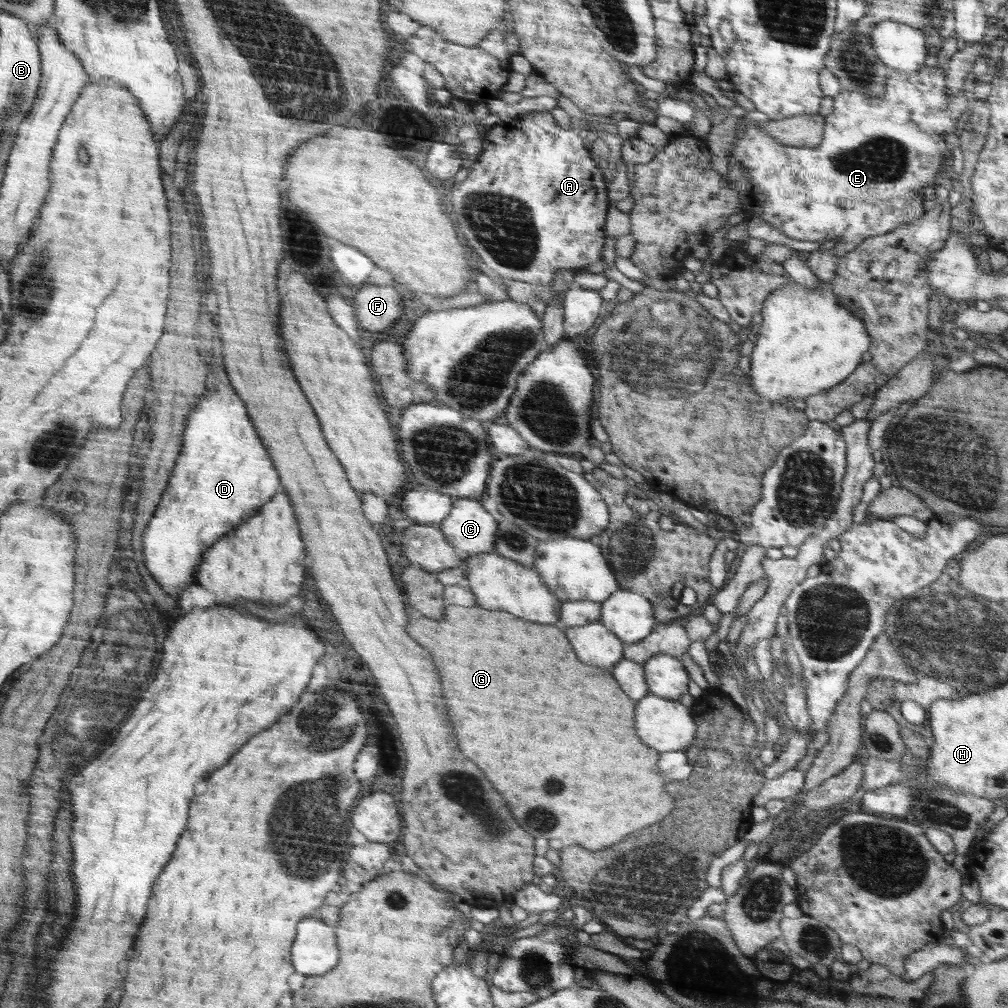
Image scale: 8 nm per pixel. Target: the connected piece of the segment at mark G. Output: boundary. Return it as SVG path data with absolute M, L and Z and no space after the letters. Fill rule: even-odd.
M448 605L444 612L446 612L444 620L434 620L417 615L417 618L412 619L407 631L413 638L420 640L420 644L424 644L424 648L430 648L432 656L436 656L436 664L440 664L440 672L444 672L444 696L448 696L450 706L462 708L454 714L452 724L456 728L456 736L460 736L460 748L464 748L464 756L468 756L474 764L480 764L480 768L484 768L484 772L488 772L488 780L492 780L492 784L496 784L496 788L500 788L502 796L510 802L508 808L512 808L512 814L516 816L516 820L520 820L520 824L524 824L524 828L528 828L528 832L532 832L532 836L544 836L548 840L559 838L564 842L563 846L580 845L588 850L598 851L619 843L624 836L628 836L640 828L660 822L664 816L674 810L676 807L675 797L672 798L671 794L666 794L666 790L664 790L666 780L664 780L662 772L658 770L660 754L656 750L648 748L646 744L642 744L634 730L636 702L630 700L622 692L622 688L618 686L618 682L612 678L610 672L606 672L604 668L592 668L592 666L582 664L576 658L572 646L568 644L564 632L560 632L556 626L550 626L550 624L526 622L508 612L484 610L478 605L472 607ZM556 664L562 664L562 666L566 664L568 674L558 674Z

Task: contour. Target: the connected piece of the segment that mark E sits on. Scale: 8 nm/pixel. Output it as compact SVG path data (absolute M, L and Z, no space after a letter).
M922 67L919 71L911 72L910 74L898 73L892 70L887 77L887 92L884 96L868 96L863 92L852 92L842 90L840 94L833 97L834 110L828 114L826 118L826 127L823 130L823 142L815 147L807 145L785 145L776 141L775 137L768 131L764 130L754 121L748 122L743 126L743 118L738 118L737 130L732 132L730 142L732 142L732 155L726 158L729 160L730 168L728 169L727 183L732 189L739 193L740 204L743 205L743 215L746 220L752 218L762 218L764 222L768 222L770 226L778 228L782 234L786 234L788 238L796 240L809 240L825 242L826 240L836 239L837 243L831 249L831 252L838 254L839 258L859 246L863 240L876 235L883 235L887 232L894 231L898 227L902 227L906 223L916 222L928 208L924 208L924 188L926 186L935 186L938 174L943 170L944 164L948 160L953 160L952 149L954 146L948 144L948 134L958 133L958 126L961 125L963 119L969 112L970 103L966 98L964 89L954 93L952 101L948 99L948 86L946 67Z

